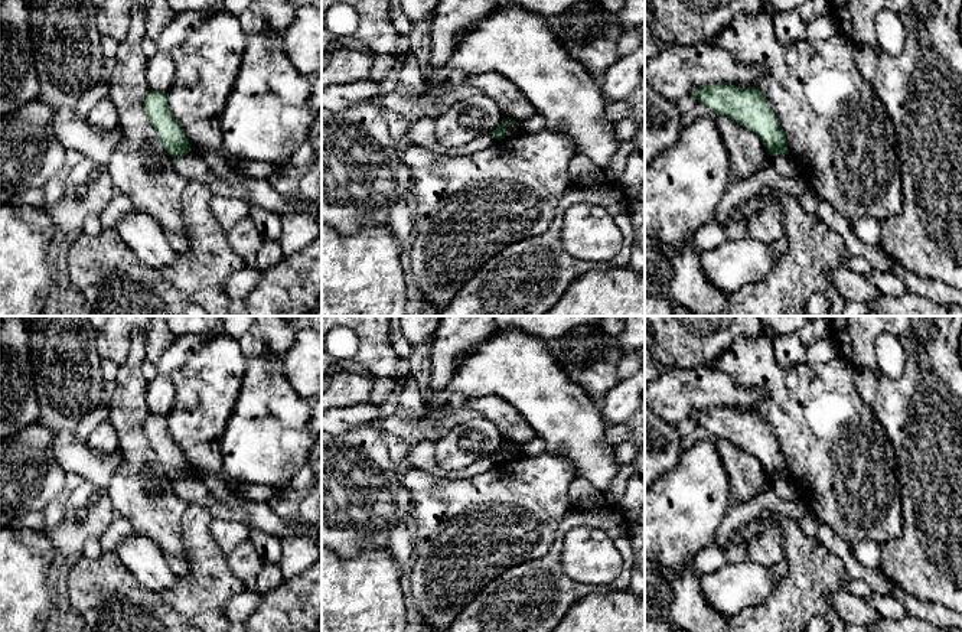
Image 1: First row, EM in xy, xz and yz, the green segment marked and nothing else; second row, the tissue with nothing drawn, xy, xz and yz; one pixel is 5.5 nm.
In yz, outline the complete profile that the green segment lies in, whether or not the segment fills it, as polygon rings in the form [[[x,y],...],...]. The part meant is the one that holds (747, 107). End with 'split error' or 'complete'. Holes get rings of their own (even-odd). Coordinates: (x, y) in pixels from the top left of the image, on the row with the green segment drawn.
[[[712,84],[694,89],[691,97],[717,115],[727,115],[738,126],[756,133],[770,156],[789,154],[780,121],[756,87]]]; complete

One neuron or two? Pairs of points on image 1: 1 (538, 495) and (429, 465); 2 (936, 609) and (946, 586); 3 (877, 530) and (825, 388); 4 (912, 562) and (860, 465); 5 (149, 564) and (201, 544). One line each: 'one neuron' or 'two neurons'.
1: two neurons
2: two neurons
3: one neuron
4: two neurons
5: two neurons

